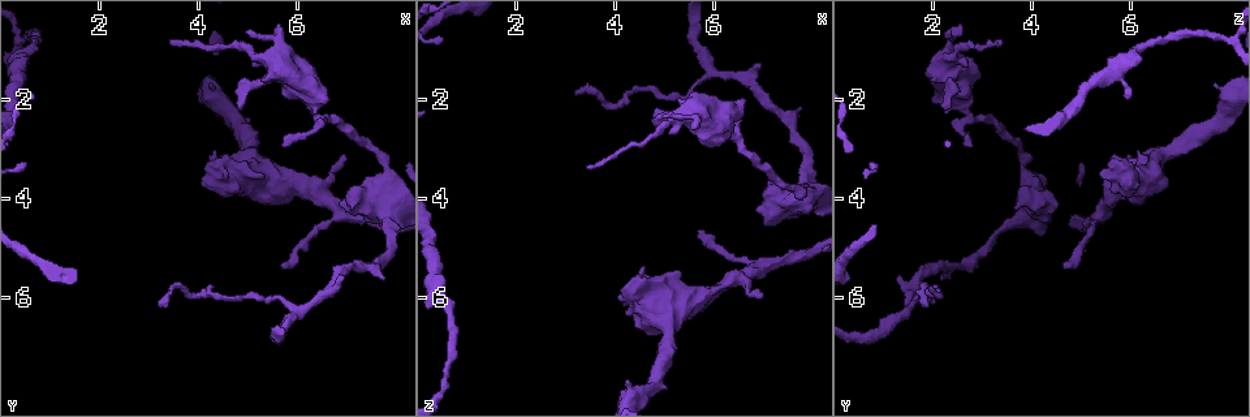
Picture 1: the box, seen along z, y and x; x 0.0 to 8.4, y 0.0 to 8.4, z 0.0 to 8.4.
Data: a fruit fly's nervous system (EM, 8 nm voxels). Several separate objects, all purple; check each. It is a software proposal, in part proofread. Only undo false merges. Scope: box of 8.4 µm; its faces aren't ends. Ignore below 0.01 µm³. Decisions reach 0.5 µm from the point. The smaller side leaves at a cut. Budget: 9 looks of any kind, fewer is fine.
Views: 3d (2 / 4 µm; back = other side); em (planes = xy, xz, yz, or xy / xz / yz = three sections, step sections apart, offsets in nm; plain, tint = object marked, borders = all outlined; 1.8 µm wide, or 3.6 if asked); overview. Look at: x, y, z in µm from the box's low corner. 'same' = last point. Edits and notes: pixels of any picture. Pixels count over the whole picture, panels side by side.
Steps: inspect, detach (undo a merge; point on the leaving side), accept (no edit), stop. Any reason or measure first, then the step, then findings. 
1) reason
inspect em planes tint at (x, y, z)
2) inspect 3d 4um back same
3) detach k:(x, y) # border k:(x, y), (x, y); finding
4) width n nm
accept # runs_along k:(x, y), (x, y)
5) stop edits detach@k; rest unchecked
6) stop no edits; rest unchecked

four-way junction
inspect 3d 4um back at (4.85, 3.50, 6.30)

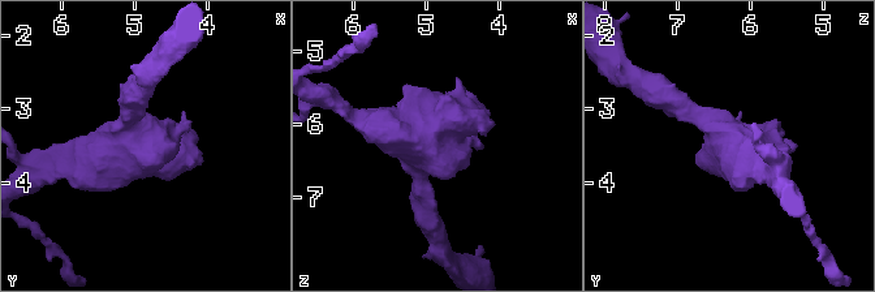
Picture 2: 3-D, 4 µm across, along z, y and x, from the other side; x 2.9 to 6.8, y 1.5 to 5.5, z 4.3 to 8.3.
need the tissue
inspect em 3.6um planes tint at (4.80, 3.50, 6.25)

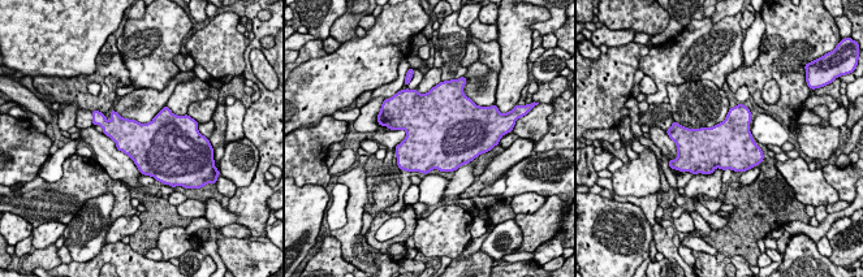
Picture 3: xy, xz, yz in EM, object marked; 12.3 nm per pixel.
width 550 nm
accept # continuous, no second neuron

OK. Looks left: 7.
arms part here
inspect em 3.6um planes tint at (6.40, 2.40, 2.75)

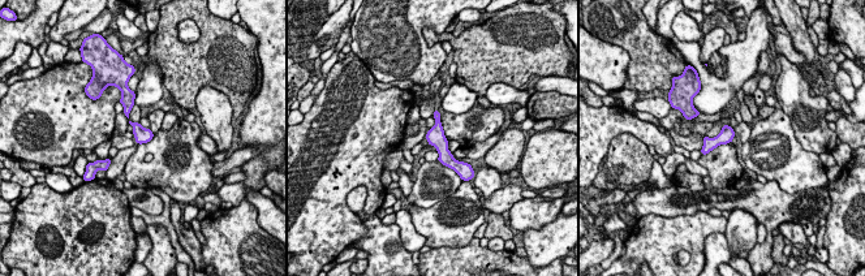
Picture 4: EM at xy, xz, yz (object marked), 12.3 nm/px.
width 190 nm
accept # continuous, no second neuron

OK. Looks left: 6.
sharp bend
inspect em 3.6um planes tint at (7.85, 4.25, 3.95)

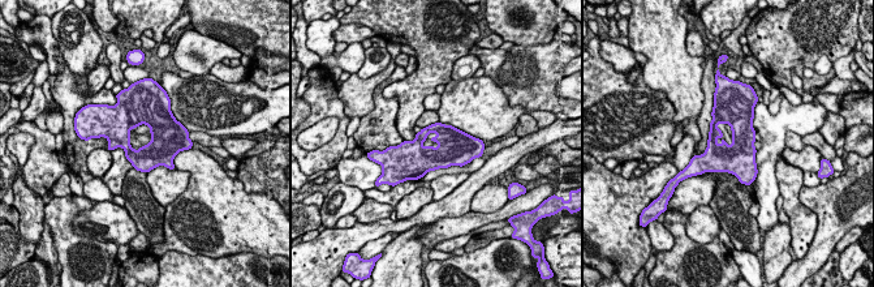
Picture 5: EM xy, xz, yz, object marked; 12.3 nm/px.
accept # continuous, no second neuron

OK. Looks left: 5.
a narrow waist
inspect 3d 2um at (6.20, 4.75, 5.15)

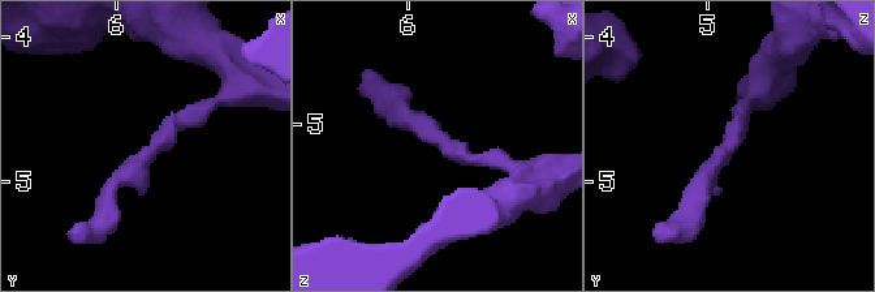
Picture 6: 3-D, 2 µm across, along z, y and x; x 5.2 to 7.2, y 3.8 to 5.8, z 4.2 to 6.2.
need the tissue
inspect em yz step 4 tint at (6.20, 4.84, 5.10)

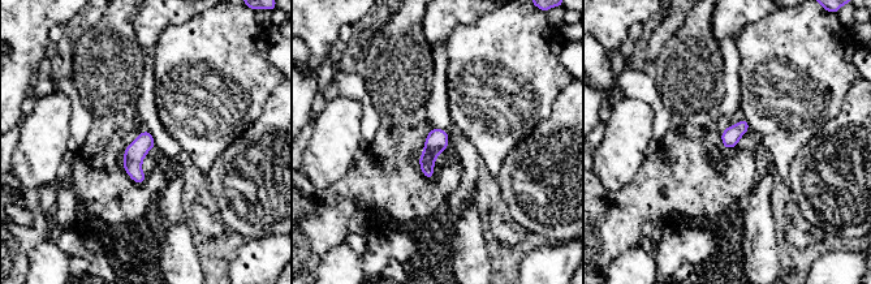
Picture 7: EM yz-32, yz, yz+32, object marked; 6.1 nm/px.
another direction
inspect em planes tint same

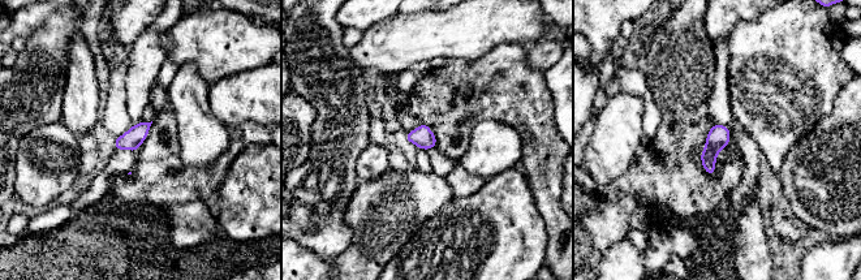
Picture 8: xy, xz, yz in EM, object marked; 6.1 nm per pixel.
accept # continuous, no second neuron

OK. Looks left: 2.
stop no edits; rest unchecked

